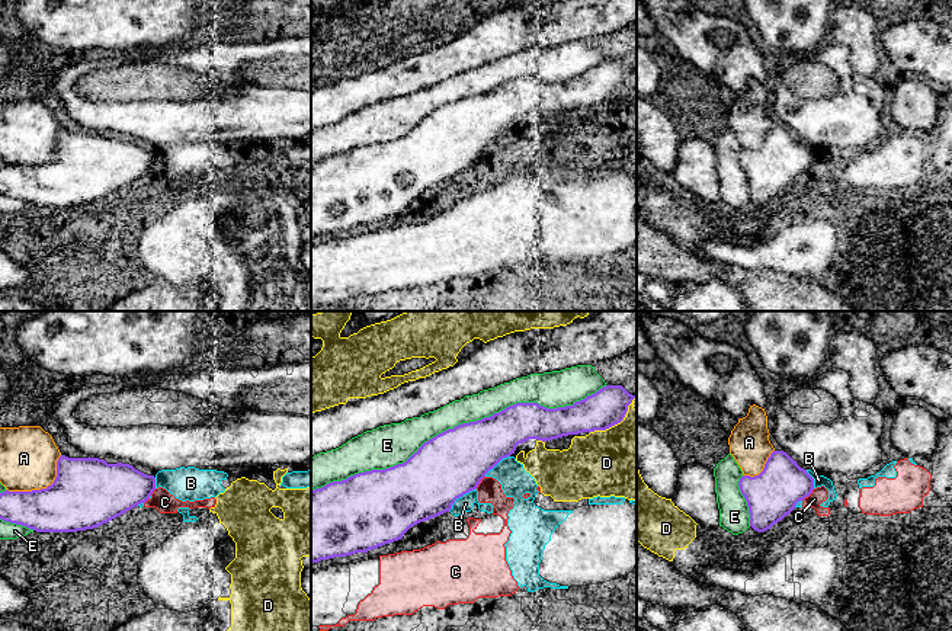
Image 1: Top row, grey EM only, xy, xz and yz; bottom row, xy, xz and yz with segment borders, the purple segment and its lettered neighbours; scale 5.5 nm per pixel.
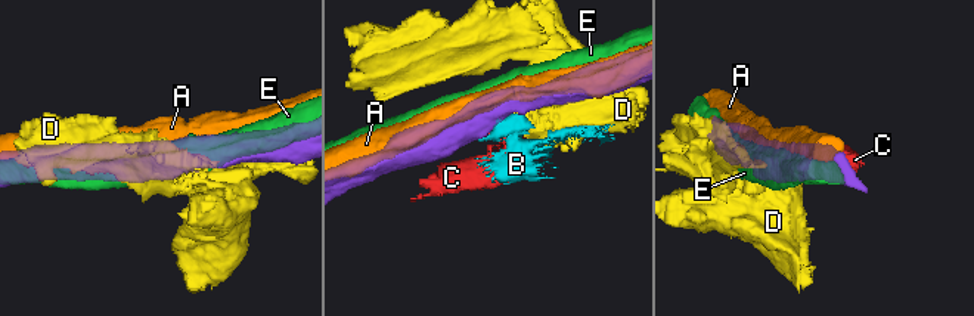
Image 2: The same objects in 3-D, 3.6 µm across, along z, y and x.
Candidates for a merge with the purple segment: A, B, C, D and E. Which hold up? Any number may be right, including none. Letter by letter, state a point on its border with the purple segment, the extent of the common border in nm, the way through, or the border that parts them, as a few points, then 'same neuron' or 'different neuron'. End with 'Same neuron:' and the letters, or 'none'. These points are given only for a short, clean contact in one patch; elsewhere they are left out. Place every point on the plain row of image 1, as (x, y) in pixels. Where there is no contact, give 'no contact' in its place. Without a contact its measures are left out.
A: meets purple in xy at (42, 163); contact 360 nm long; different neuron
B: meets purple in xz at (460, 170); contact 200 nm long; different neuron
C: meets purple in yz at (808, 169); contact 100 nm long; border along yz (814, 163), (803, 175); different neuron
D: meets purple in xz at (616, 98); contact 320 nm long; different neuron
E: meets purple in xz at (458, 99); contact 1750 nm long; different neuron
Same neuron: none

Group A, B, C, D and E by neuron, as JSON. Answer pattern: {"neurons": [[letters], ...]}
{"neurons": [["A"], ["B", "C"], ["D"], ["E"]]}

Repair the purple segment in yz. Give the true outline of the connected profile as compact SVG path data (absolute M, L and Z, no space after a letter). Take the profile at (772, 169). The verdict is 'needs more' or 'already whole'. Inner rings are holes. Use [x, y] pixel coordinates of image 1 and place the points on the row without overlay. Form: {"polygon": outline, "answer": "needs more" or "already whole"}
{"polygon": "M773 125L763 145L754 151L743 150L738 161L749 180L750 201L765 206L812 167L814 153L786 126Z", "answer": "already whole"}

